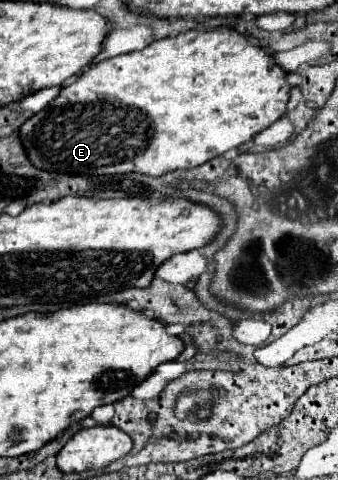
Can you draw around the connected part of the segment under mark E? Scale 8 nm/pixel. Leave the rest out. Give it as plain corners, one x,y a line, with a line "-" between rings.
222,25
222,27
216,27
216,29
204,29
204,31
192,29
192,31
186,31
182,35
170,37
170,39
154,41
152,45
144,47
142,51
132,51
132,53
126,53
126,55
118,55
118,57
100,61
98,65
92,65
92,67
84,69
84,73
74,83
62,87
60,95
46,109
42,109
34,117
30,117
22,125
20,133
22,133
22,141
26,145
28,157
30,157
30,161
38,169
56,171
56,173
58,171
60,173
76,173
76,175
144,173
144,175
158,177
162,173
176,171
176,169
190,169
190,167
194,169
194,167
200,167
206,161
212,161
214,157
220,157
220,155
224,155
230,149
242,147
254,135
258,135
260,131
264,131
266,127
270,127
272,123
276,123
286,113
286,105
290,101
290,91
294,89
294,85
290,85
286,81
286,75
288,75
288,71
284,71
280,65
276,65
272,53
268,53
260,45
250,43
244,33
238,33
230,25

